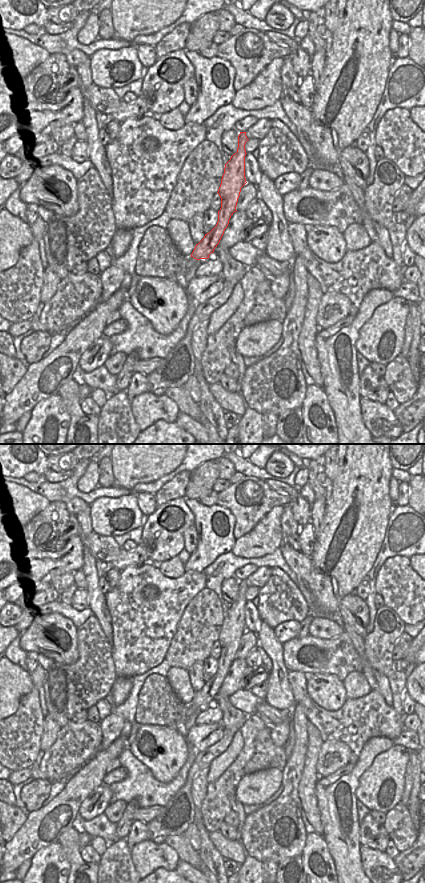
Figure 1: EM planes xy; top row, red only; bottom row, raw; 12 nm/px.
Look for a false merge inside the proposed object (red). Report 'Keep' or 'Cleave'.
Keep

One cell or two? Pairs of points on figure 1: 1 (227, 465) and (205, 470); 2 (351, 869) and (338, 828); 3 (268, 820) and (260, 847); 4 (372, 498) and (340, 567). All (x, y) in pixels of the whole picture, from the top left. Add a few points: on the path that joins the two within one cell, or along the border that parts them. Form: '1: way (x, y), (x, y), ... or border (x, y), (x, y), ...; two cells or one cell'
1: border (215, 459), (217, 461), (217, 474), (219, 477); two cells
2: way (347, 859), (344, 845), (338, 838); one cell
3: way (268, 827), (268, 834), (265, 840); one cell
4: way (359, 515), (354, 530), (354, 539), (345, 550); one cell

